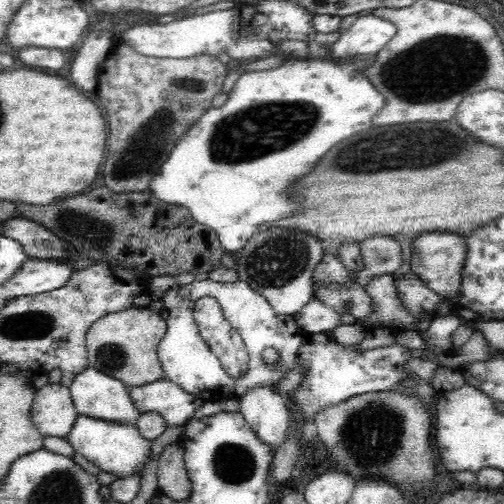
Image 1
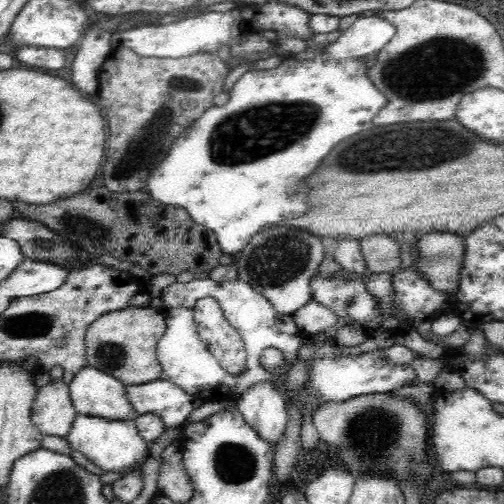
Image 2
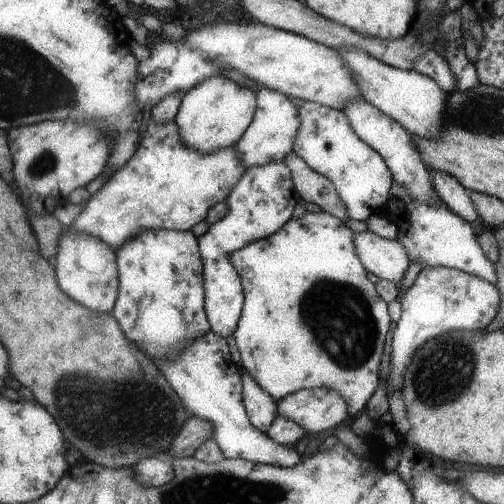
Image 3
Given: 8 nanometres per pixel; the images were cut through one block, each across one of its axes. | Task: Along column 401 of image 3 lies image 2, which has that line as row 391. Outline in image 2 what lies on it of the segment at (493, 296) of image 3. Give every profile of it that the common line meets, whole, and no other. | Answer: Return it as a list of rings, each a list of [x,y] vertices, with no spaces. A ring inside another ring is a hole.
[[[334,338],[330,344],[302,344],[298,350],[296,362],[308,362],[306,366],[310,368],[310,376],[302,384],[298,392],[294,392],[294,400],[300,408],[300,412],[308,412],[310,418],[314,418],[316,410],[320,410],[326,404],[338,404],[346,402],[348,398],[354,396],[364,396],[372,392],[392,392],[404,386],[408,380],[416,380],[416,372],[410,368],[410,362],[414,360],[412,350],[394,344],[390,348],[378,348],[378,350],[368,350],[362,352],[360,356],[356,354],[346,354],[344,346],[340,346]]]

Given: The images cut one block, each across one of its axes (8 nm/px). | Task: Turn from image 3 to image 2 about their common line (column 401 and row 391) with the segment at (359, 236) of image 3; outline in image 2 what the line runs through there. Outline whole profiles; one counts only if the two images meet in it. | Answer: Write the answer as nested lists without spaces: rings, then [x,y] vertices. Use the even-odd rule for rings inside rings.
[[[256,384],[238,398],[238,410],[244,420],[256,430],[260,440],[274,444],[274,448],[284,440],[288,428],[288,412],[284,398],[274,388],[274,384]]]

